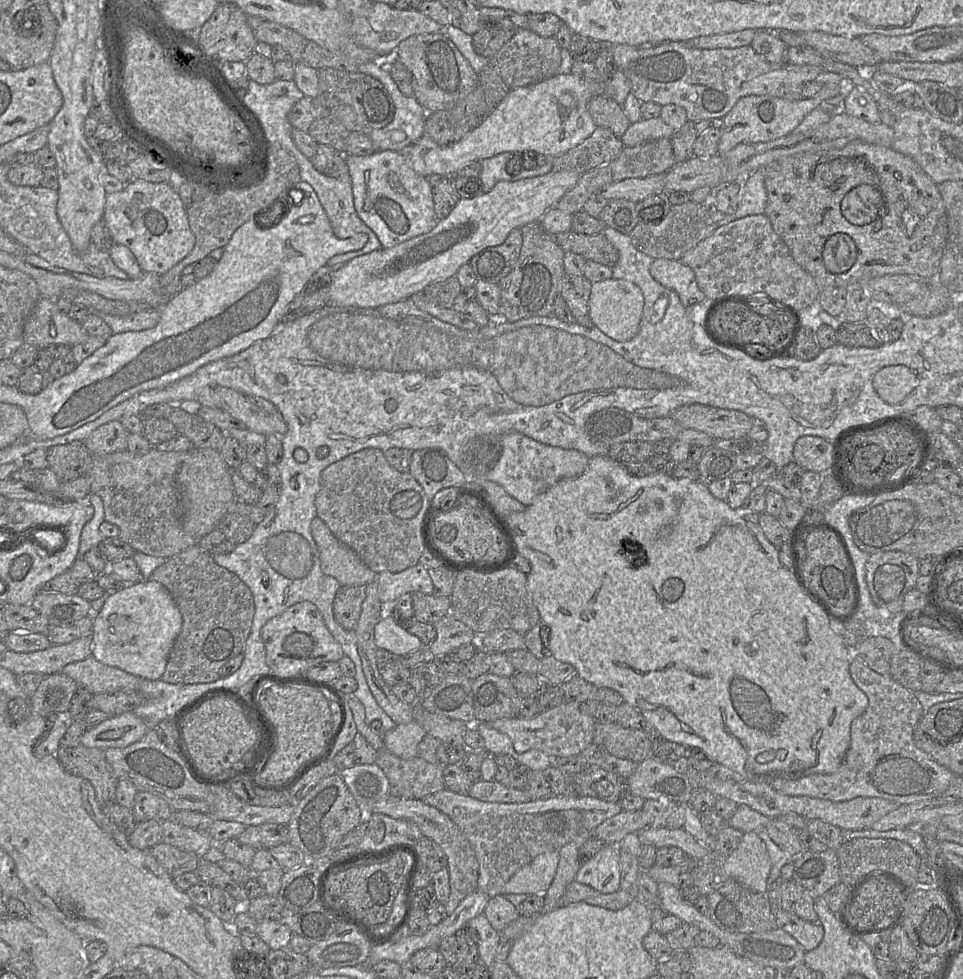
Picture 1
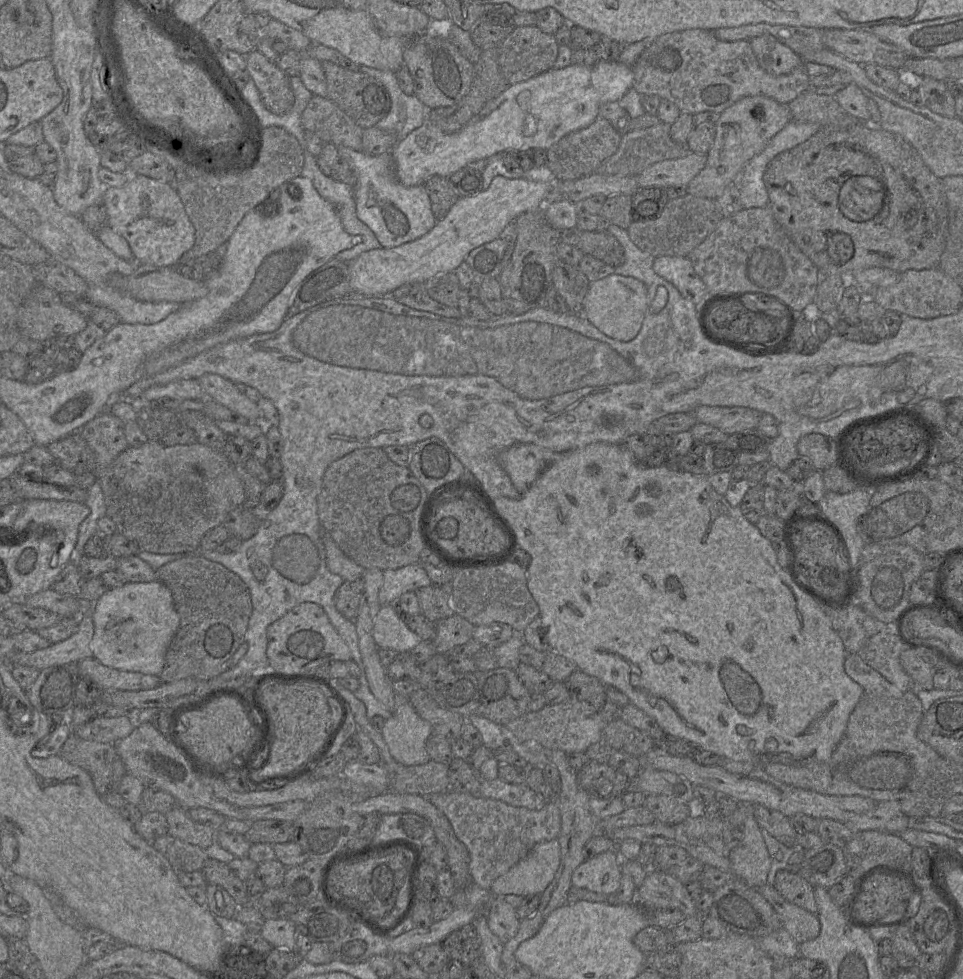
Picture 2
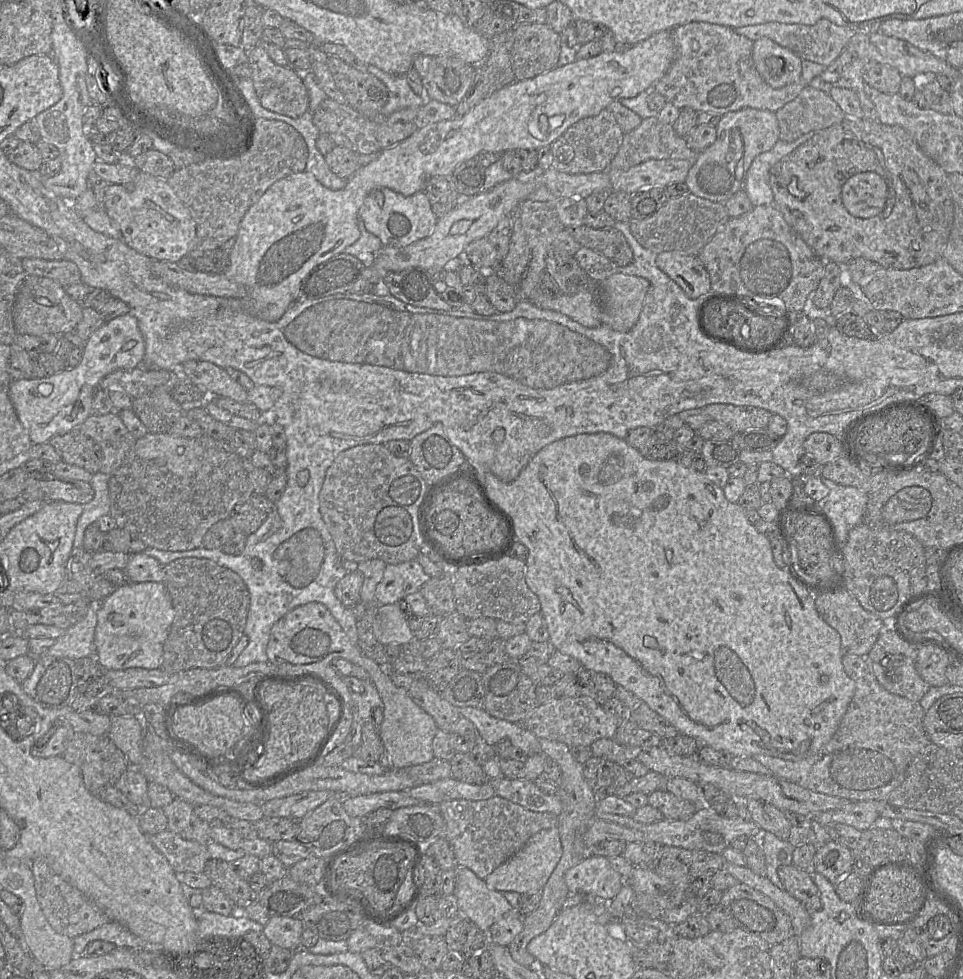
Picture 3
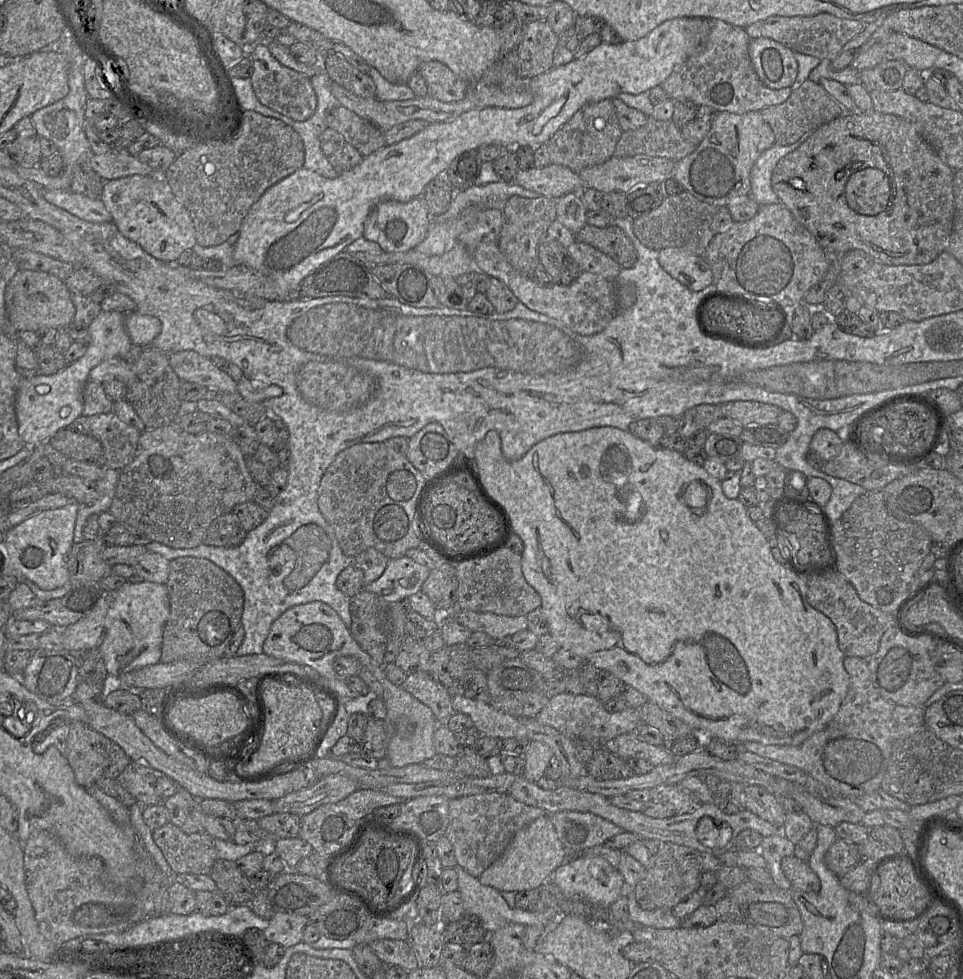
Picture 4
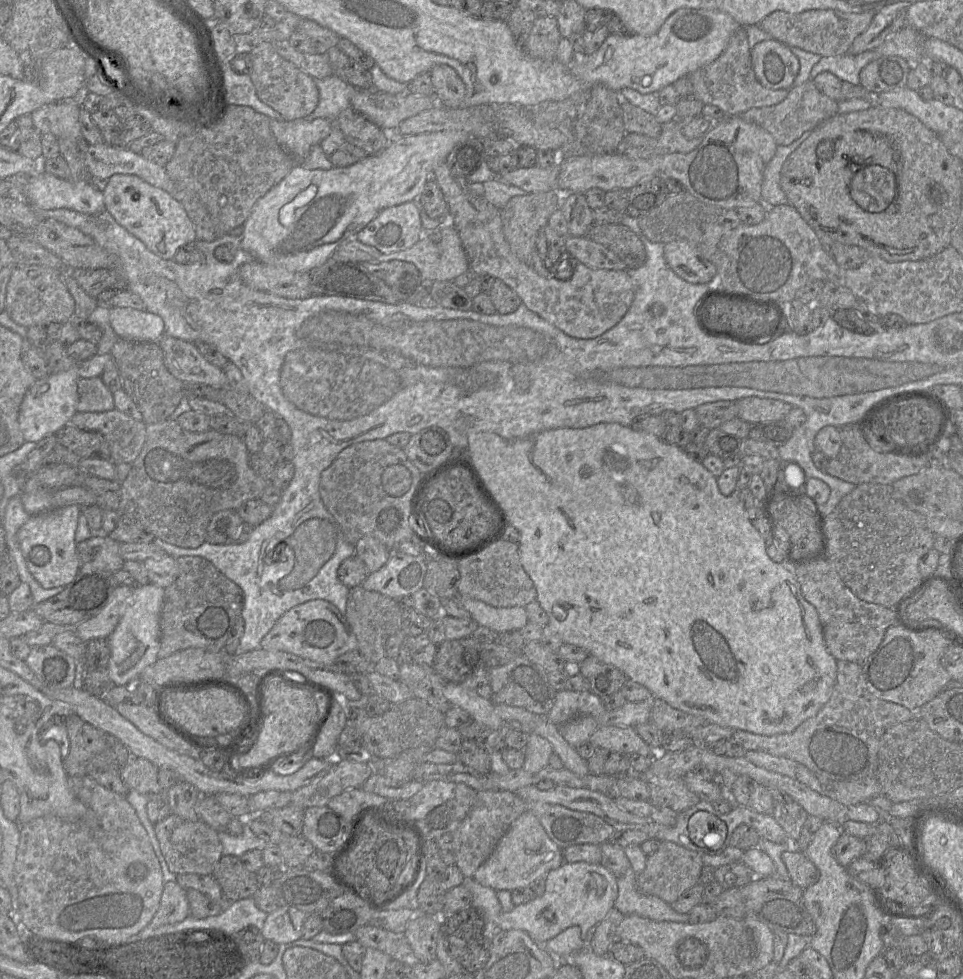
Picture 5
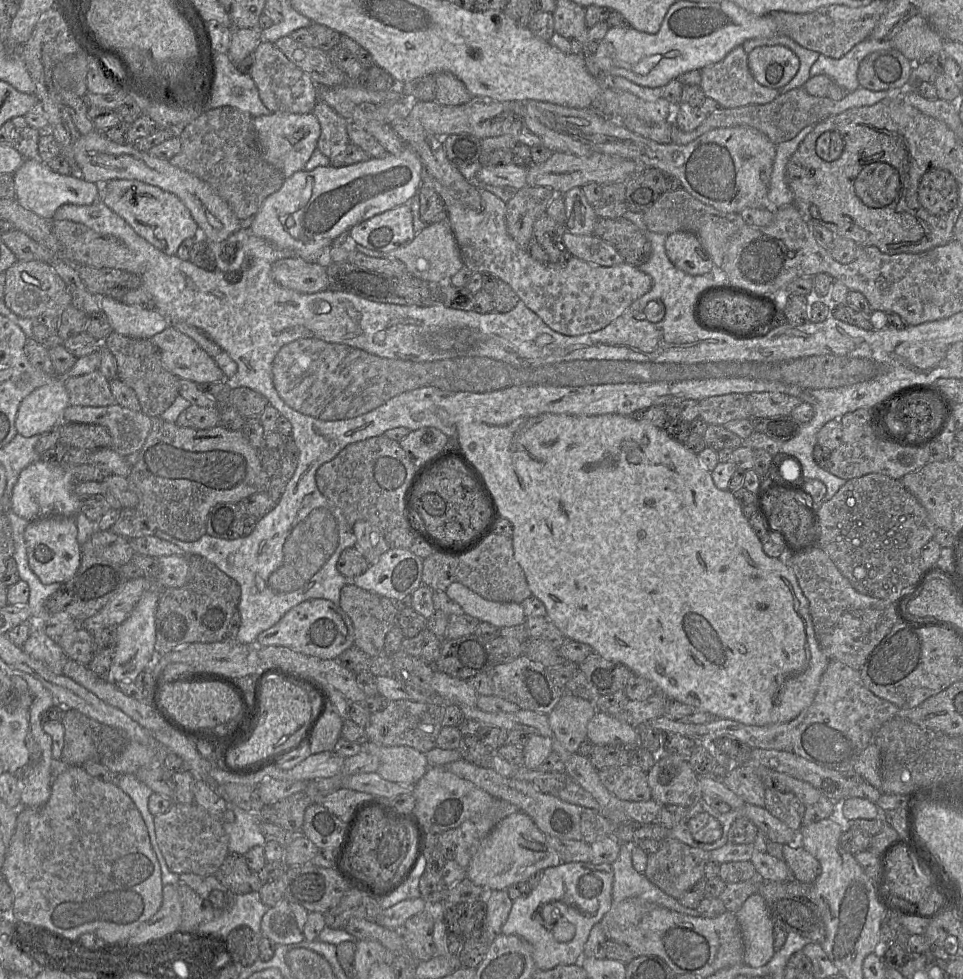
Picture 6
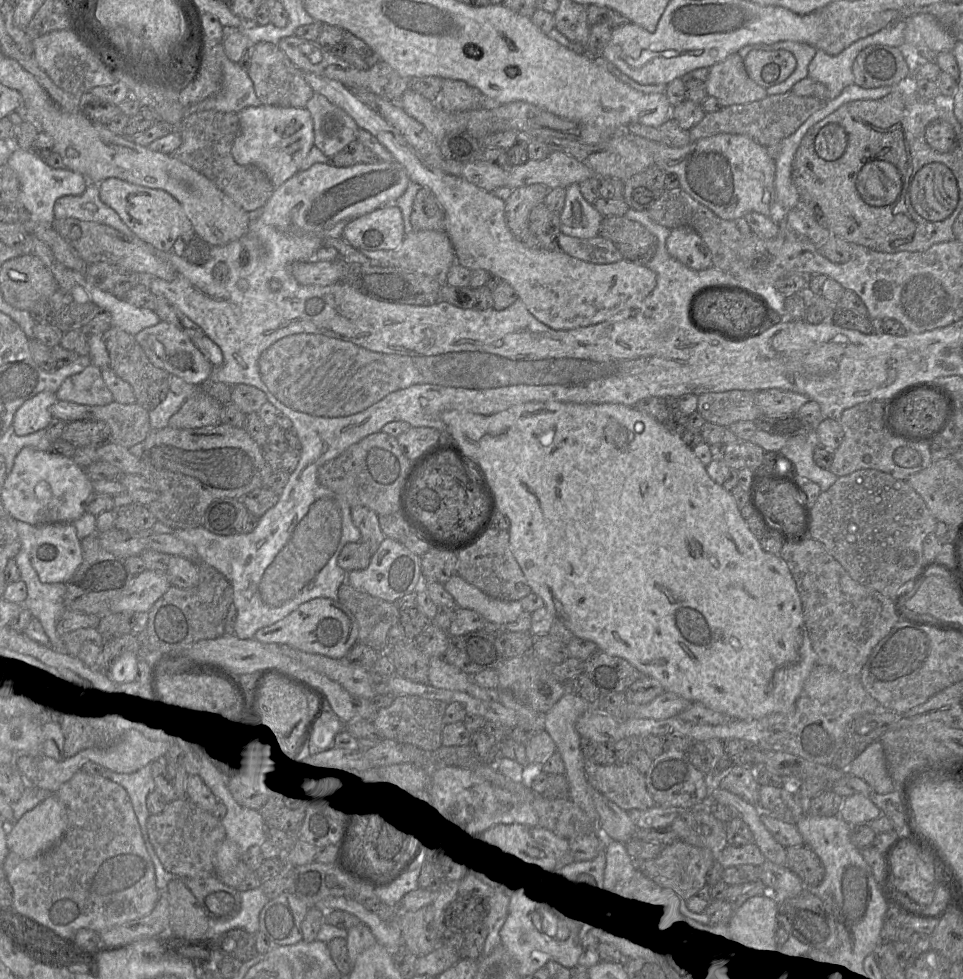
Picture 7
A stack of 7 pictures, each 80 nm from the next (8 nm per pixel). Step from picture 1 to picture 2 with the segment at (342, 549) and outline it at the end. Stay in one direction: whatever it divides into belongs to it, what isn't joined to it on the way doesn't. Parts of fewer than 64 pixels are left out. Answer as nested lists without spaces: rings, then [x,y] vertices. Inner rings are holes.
[[[322,527],[321,539],[325,548],[326,564],[330,572],[339,575],[344,581],[362,579],[366,569],[347,557]]]

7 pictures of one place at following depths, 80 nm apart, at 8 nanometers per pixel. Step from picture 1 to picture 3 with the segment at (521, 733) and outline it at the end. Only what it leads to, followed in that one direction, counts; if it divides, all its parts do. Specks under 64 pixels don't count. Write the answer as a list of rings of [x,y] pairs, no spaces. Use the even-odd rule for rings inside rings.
[[[587,695],[575,697],[558,696],[535,708],[521,724],[537,738],[565,743],[570,748],[590,747],[601,738],[613,739],[623,717],[611,715],[593,698]]]

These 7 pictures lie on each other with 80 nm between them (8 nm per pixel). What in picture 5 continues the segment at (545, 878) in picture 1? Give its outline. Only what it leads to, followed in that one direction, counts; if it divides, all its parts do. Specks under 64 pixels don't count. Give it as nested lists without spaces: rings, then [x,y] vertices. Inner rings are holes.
[[[526,811],[520,815],[502,836],[489,858],[479,866],[473,879],[485,887],[512,891],[526,888],[564,862],[562,850],[550,839],[538,818]]]

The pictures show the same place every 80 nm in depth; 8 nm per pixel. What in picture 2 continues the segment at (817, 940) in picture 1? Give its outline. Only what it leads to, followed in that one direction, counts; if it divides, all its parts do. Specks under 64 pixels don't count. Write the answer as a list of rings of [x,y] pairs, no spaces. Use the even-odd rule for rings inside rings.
[[[770,884],[755,889],[772,905],[781,920],[782,928],[798,944],[814,940],[819,936],[821,925],[816,914],[788,902]]]

